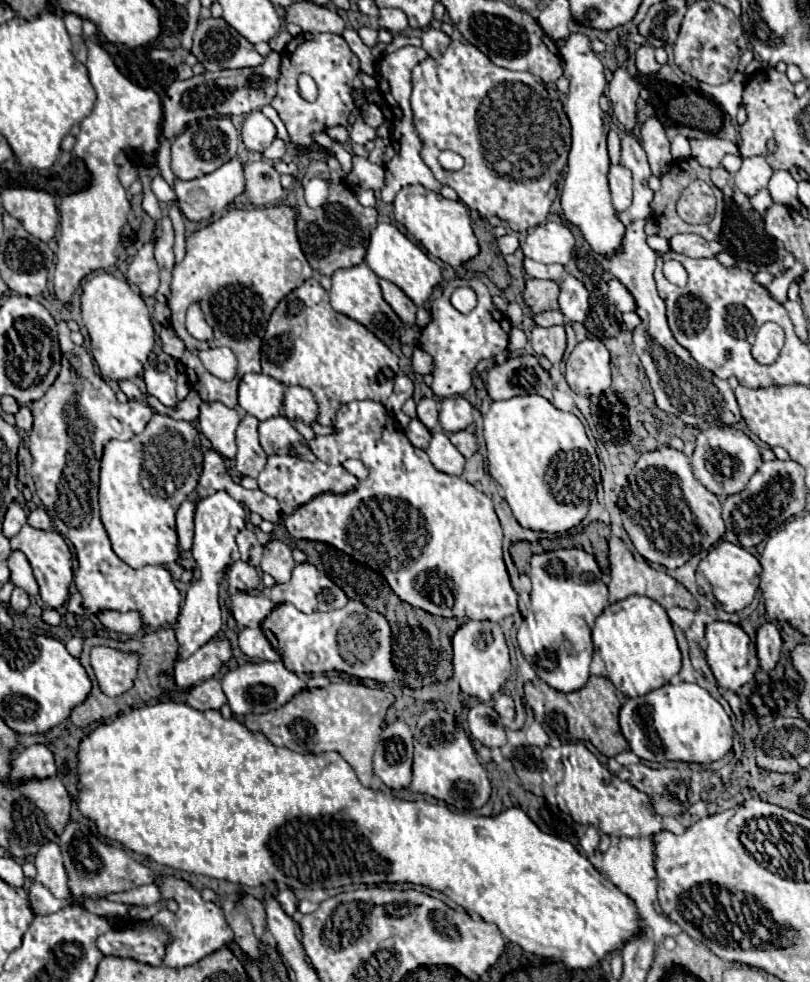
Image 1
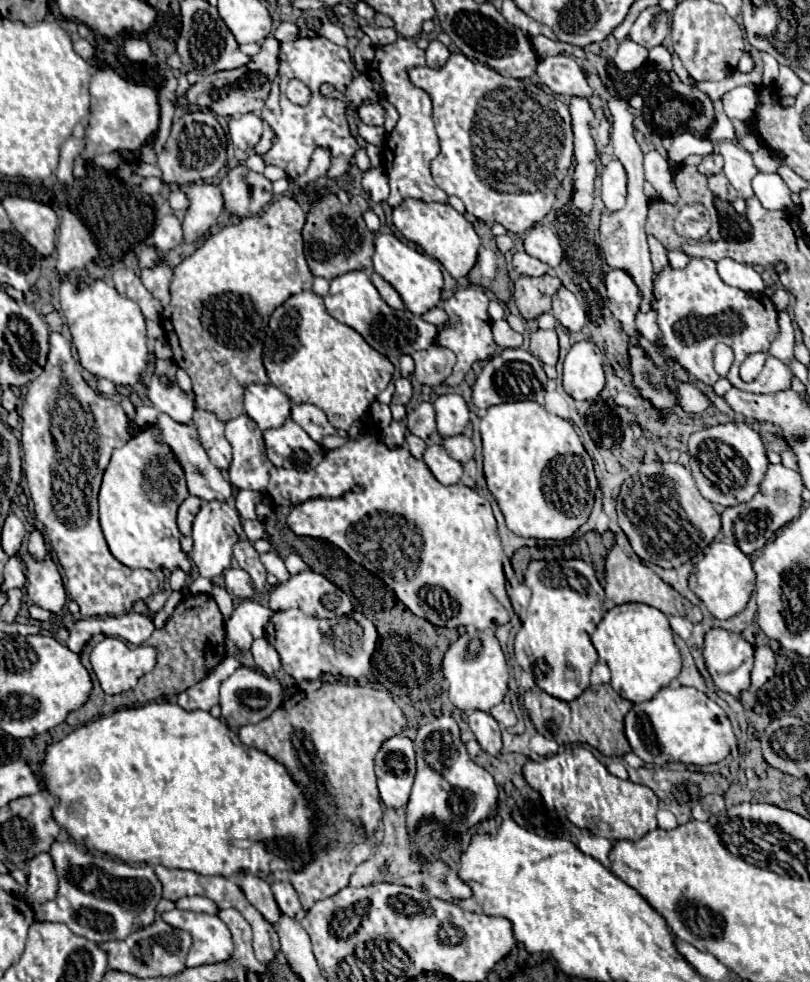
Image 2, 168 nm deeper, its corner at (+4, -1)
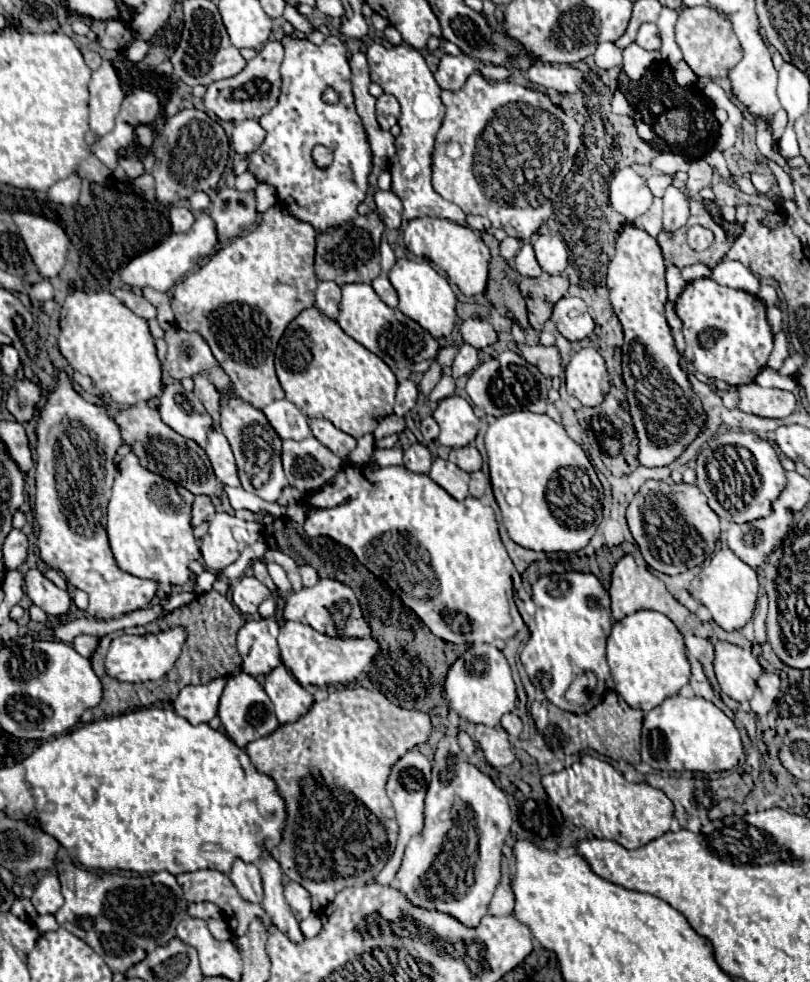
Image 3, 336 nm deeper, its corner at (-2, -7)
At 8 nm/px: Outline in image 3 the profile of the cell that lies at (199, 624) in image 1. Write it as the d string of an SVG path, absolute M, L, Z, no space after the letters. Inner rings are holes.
M216 513L210 521L208 533L200 539L204 563L212 571L220 571L234 563L242 549L260 539L262 525L256 521L242 521L226 513Z

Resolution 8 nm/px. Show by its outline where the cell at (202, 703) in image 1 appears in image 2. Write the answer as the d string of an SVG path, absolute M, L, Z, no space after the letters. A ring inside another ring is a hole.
M234 657L224 659L222 663L218 663L208 673L208 677L204 677L192 689L186 689L184 693L180 693L178 695L178 705L186 711L194 711L194 709L210 711L210 707L218 705L218 687L220 687L220 683L224 679L228 679L238 667L240 667L238 659L234 659Z

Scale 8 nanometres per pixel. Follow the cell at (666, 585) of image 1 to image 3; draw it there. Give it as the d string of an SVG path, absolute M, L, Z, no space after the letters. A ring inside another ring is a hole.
M624 555L624 557L616 563L616 567L614 567L614 571L612 571L611 579L608 592L611 600L612 623L624 619L624 617L630 615L630 613L636 613L636 611L640 611L640 609L654 609L654 611L664 613L664 615L680 629L682 635L692 633L692 635L698 635L698 637L712 637L712 627L710 627L708 623L706 623L706 625L700 623L700 619L698 619L694 613L690 613L684 605L680 605L680 603L668 593L666 585L664 585L656 575L652 575L652 573L648 571L648 567L636 565L636 561L632 559L632 555Z

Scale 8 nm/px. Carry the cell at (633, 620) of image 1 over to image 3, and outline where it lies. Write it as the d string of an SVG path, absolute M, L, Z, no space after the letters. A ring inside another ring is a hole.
M636 611L612 627L608 637L608 665L612 671L612 679L616 683L616 693L634 709L642 709L644 713L660 705L666 697L676 695L690 681L690 663L686 659L686 647L682 633L676 625L658 611Z

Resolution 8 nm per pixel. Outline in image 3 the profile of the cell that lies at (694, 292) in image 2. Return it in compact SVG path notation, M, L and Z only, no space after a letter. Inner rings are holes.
M696 279L686 285L676 301L676 313L684 323L686 357L706 375L730 385L754 383L772 351L772 331L766 319L764 303L746 291L722 287L712 279Z

